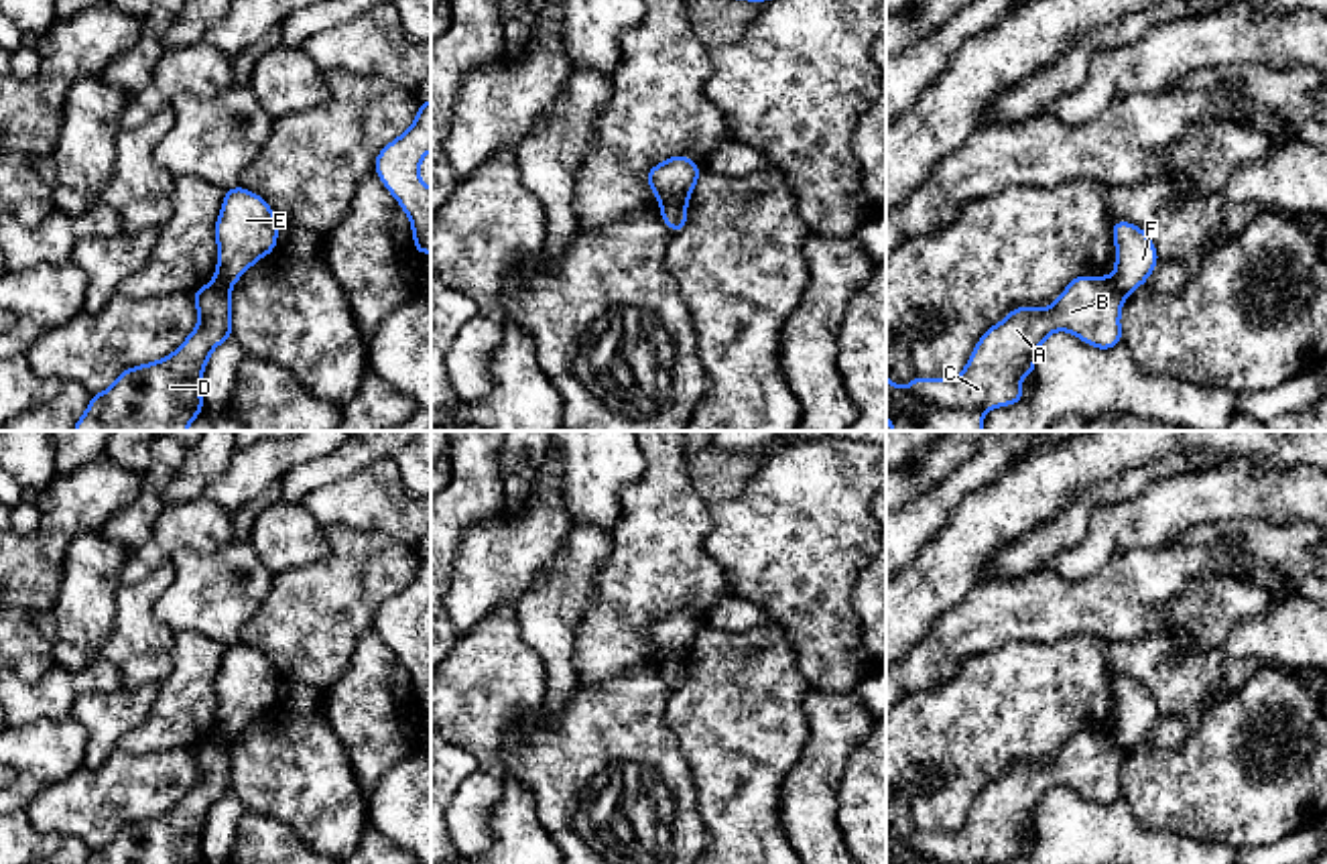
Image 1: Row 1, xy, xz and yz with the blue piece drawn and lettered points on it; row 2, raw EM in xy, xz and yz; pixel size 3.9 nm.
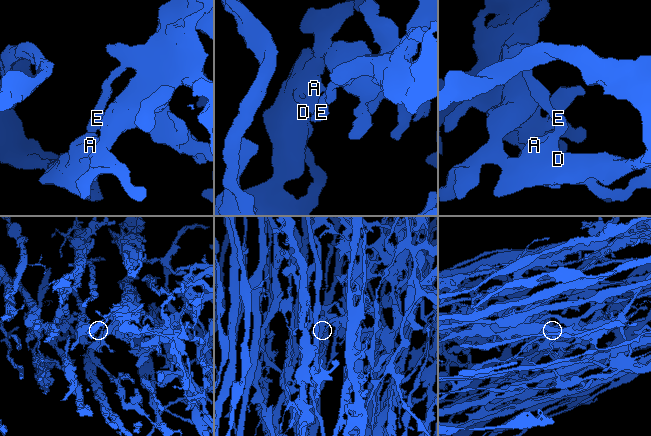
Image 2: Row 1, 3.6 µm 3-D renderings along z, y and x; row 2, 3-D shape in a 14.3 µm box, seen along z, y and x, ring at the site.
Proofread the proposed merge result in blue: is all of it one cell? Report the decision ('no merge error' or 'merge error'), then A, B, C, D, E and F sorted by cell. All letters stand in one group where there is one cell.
merge error; A B C D / E F

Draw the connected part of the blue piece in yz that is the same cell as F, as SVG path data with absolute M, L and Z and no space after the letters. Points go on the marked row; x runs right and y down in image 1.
M1130 222L1112 224L1116 240L1116 270L1112 281L1128 295L1148 281L1158 262L1158 252L1148 234Z

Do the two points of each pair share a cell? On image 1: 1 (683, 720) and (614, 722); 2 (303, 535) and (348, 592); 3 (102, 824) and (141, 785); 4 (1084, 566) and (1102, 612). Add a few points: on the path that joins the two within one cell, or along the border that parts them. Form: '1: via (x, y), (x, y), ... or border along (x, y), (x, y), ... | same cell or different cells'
1: border along (673, 690), (667, 702), (665, 724), (687, 763) | different cells
2: border along (324, 529), (328, 545), (324, 560), (277, 572) | different cells
3: via (112, 814), (131, 795) | same cell
4: border along (1128, 547), (1082, 578), (1043, 570) | different cells

